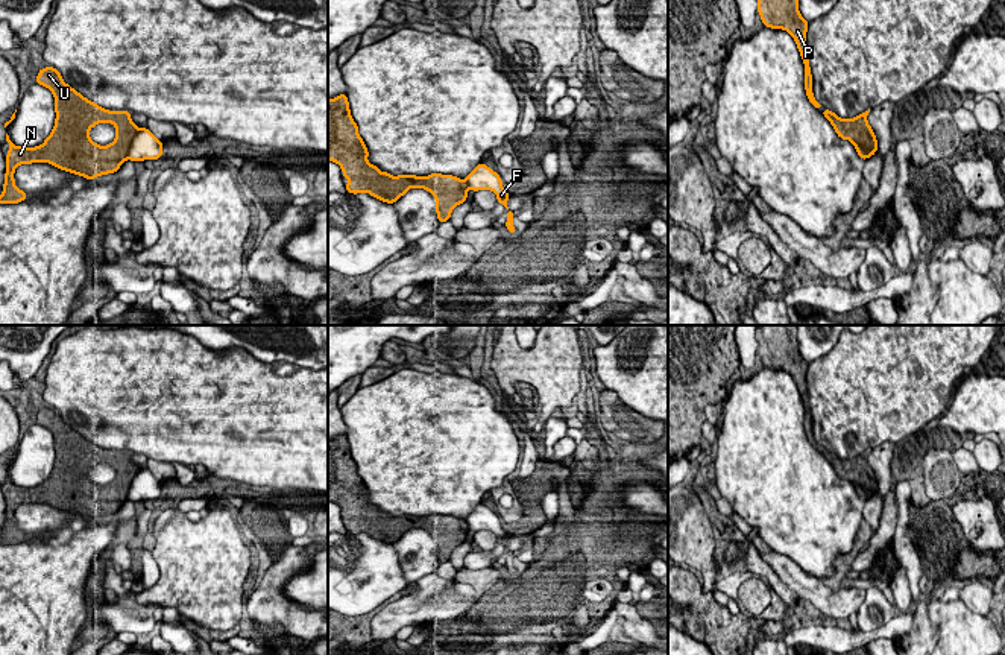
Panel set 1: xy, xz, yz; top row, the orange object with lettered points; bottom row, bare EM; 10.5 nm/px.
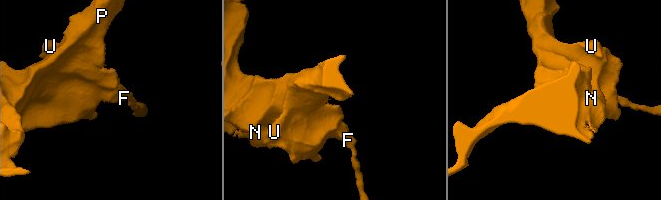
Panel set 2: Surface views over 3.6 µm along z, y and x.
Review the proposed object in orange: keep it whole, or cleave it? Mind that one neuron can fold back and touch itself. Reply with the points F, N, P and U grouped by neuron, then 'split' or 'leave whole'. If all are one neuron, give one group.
groups F / N P U; split

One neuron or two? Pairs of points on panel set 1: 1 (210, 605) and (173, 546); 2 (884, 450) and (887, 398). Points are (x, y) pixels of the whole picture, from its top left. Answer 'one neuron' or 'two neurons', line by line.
1: one neuron
2: two neurons

